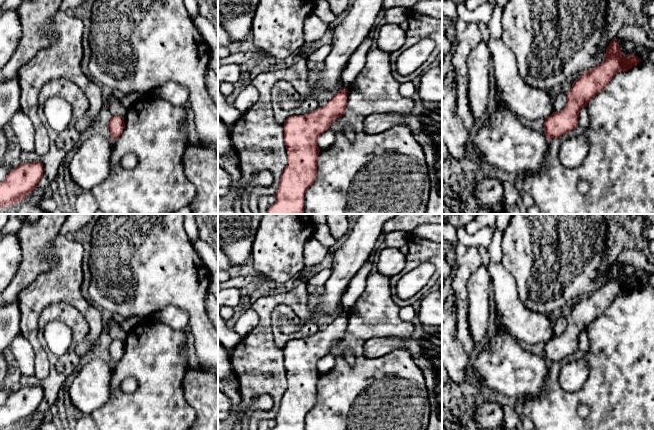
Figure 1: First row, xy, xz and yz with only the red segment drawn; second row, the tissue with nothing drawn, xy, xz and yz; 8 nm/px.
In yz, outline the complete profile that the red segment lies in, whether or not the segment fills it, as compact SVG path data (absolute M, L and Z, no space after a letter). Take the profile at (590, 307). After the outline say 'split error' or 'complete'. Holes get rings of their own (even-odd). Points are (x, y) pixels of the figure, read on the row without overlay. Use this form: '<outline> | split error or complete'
M616 263L606 273L606 281L594 292L581 297L567 318L567 327L560 336L553 336L545 343L545 359L548 363L559 361L578 350L579 334L586 331L612 304L617 296L627 295L637 289L640 282L625 279Z | complete

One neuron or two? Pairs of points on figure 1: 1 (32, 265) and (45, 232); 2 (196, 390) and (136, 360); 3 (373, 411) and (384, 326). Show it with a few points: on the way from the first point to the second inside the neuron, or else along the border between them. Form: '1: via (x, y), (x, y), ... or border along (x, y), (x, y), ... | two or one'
1: via (33, 257), (33, 244), (37, 240) | one
2: border along (186, 369), (182, 389), (185, 399), (191, 405) | two
3: via (373, 387), (359, 355), (360, 340) | one

